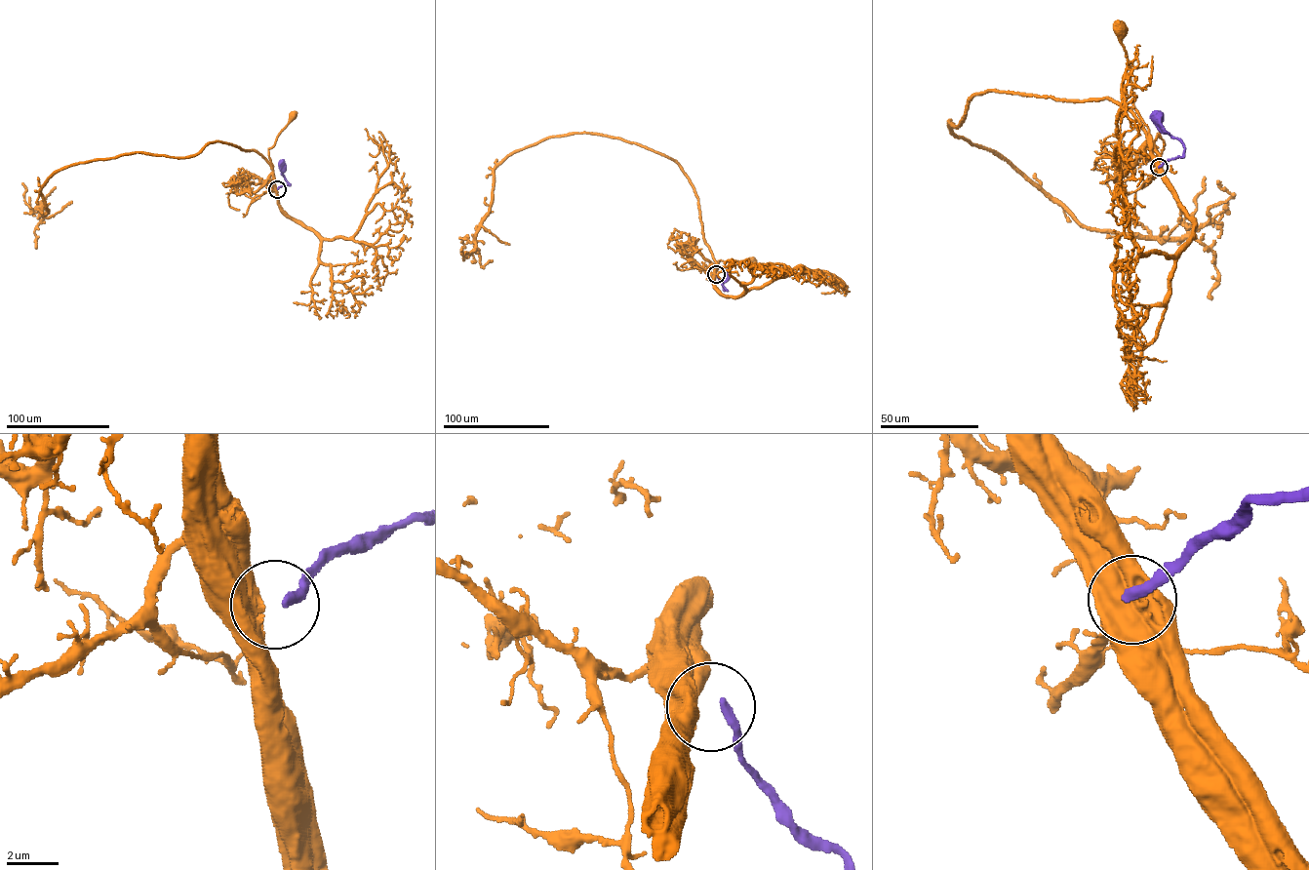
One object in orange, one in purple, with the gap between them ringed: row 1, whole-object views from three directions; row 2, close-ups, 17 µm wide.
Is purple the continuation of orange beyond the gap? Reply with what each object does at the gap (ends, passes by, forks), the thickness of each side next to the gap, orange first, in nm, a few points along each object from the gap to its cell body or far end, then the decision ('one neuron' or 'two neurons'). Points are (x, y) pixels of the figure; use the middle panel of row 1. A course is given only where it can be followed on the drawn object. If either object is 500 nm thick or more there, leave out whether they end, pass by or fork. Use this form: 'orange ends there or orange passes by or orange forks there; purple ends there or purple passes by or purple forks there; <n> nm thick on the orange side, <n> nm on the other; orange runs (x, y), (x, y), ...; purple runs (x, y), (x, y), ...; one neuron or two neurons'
orange ends there; purple ends there; 480 nm thick on the orange side, 340 nm on the other; orange runs (715, 274), (718, 261), (751, 260); purple runs (716, 274), (727, 291), (723, 286), (726, 276); two neurons

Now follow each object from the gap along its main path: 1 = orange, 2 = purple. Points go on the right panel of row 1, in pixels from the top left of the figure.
1: (1160, 167), (1151, 152), (1148, 127), (1133, 105), (1130, 66), (1119, 26)
2: (1159, 167), (1169, 159), (1183, 157), (1185, 148), (1180, 141), (1162, 131), (1158, 117)

